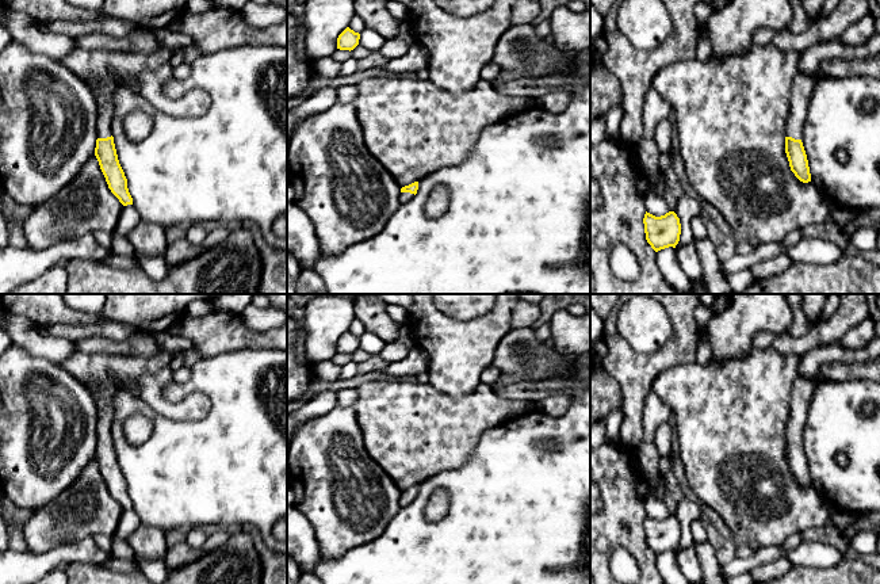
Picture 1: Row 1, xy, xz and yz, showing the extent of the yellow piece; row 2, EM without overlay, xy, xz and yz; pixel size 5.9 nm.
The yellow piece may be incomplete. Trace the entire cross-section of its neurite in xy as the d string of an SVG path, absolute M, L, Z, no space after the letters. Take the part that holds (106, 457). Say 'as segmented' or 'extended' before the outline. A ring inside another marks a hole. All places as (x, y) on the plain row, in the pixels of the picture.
extended; M104 383L99 392L92 397L97 409L96 424L96 451L95 459L99 465L100 473L106 481L108 492L119 503L123 509L133 508L133 501L127 492L127 482L119 467L111 427L115 420L112 398L115 388Z

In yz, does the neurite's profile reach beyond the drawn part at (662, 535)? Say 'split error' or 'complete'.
complete

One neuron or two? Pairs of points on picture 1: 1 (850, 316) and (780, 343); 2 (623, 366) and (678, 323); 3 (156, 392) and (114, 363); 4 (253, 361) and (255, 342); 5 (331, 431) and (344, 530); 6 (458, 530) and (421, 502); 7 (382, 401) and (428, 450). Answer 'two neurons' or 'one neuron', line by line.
1: one neuron
2: one neuron
3: two neurons
4: two neurons
5: one neuron
6: one neuron
7: one neuron

